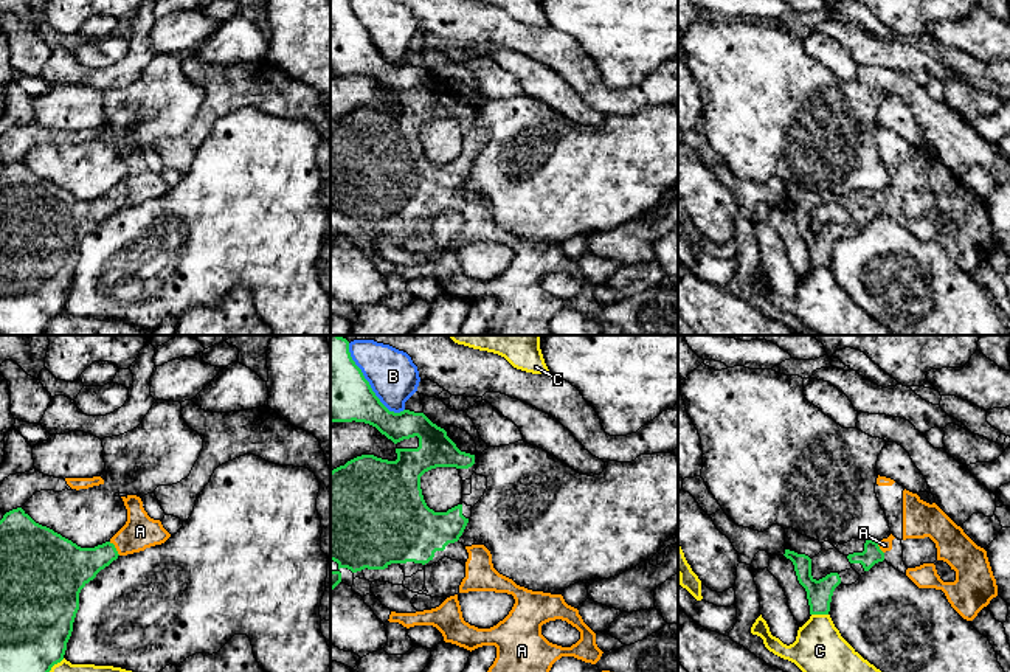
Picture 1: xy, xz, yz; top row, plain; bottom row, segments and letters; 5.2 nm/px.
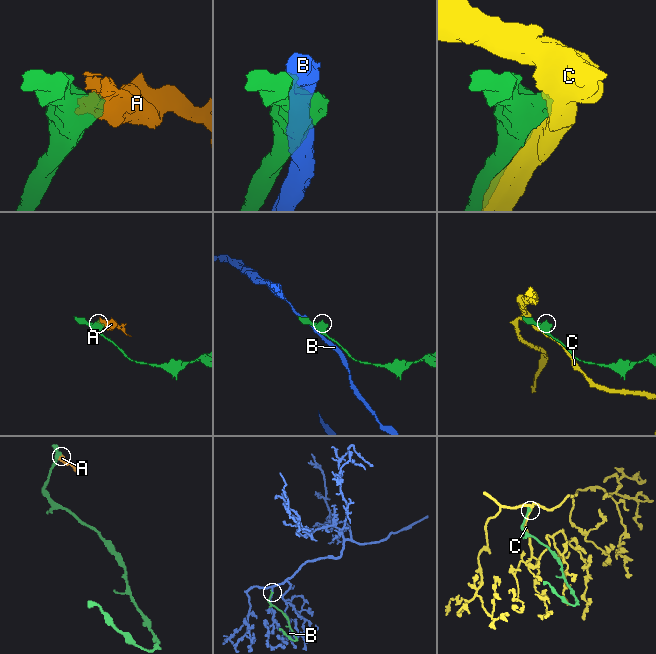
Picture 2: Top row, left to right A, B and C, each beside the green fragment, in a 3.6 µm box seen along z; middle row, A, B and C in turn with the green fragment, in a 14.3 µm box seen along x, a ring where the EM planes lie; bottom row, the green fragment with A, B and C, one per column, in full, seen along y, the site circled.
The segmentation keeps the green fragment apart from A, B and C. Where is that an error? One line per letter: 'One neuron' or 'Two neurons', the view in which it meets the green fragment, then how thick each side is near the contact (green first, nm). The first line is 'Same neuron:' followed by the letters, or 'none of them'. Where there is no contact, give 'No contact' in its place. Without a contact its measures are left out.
Same neuron: A
A: One neuron. Touches green in xy. Thickness 220 nm (green) against 180 nm
B: Two neurons. Touches green in xz. Thickness 360 nm (green) against 260 nm
C: Two neurons. Touches green in yz. Thickness 130 nm (green) against 260 nm

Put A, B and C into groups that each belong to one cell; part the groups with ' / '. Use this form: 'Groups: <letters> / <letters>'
Groups: A / B / C

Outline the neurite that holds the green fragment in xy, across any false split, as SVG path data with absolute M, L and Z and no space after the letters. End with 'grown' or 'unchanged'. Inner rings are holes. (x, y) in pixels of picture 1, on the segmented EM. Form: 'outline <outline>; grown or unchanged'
outline M137 495L121 497L127 509L126 525L105 543L81 548L53 529L36 523L22 507L0 520L0 672L50 672L64 660L73 622L79 610L81 590L119 556L144 551L164 543L171 534L160 520L154 520Z; grown

